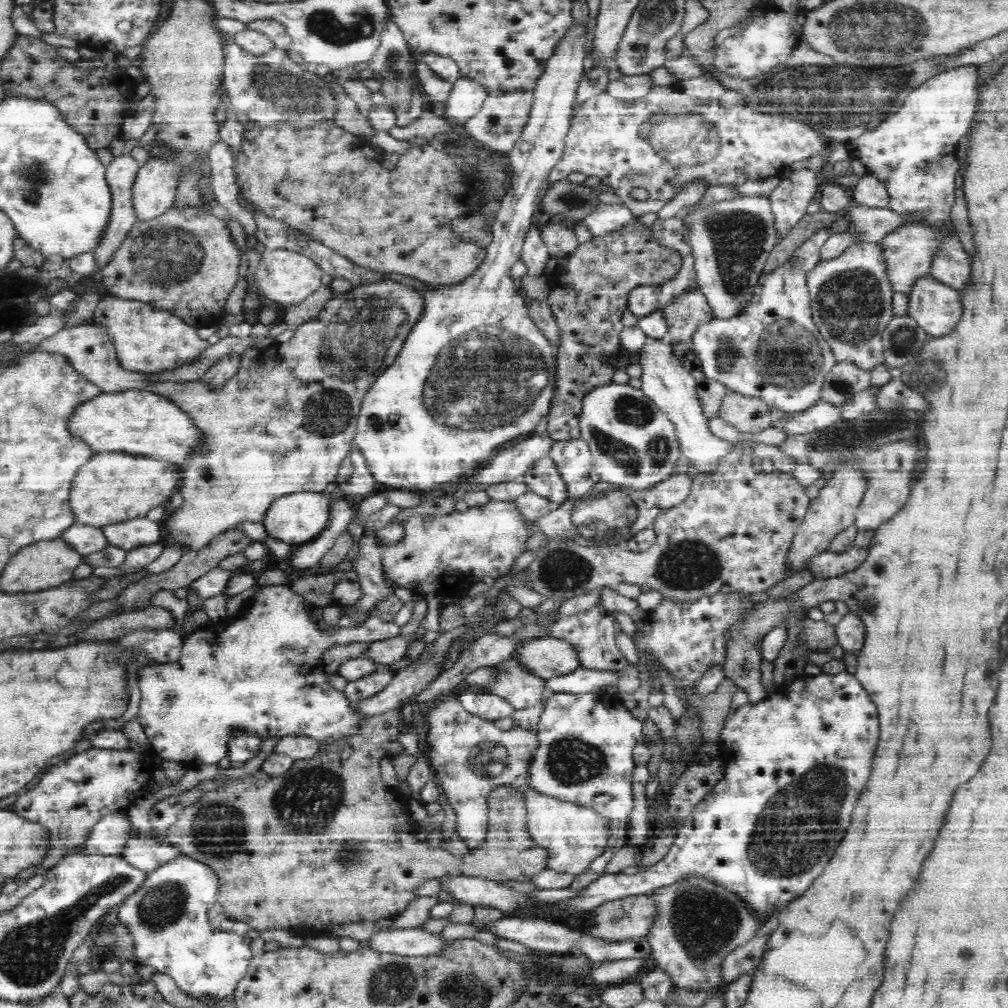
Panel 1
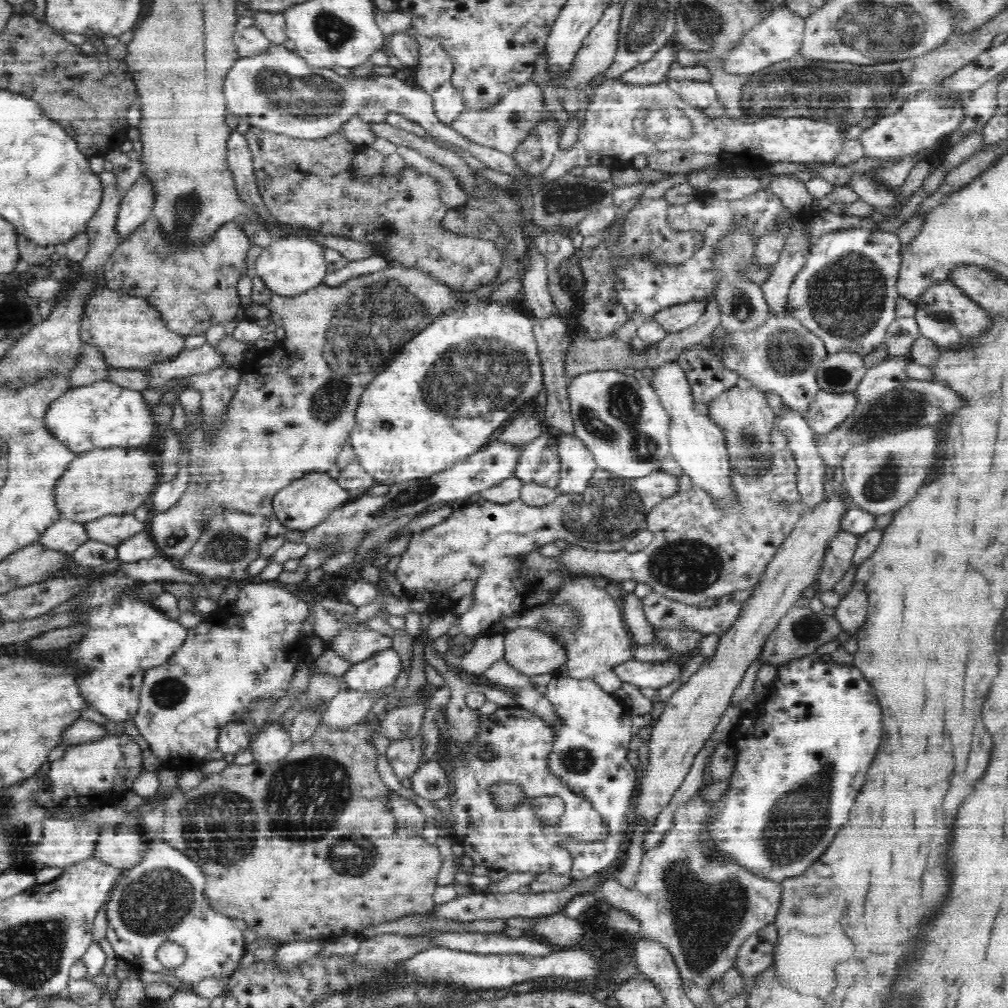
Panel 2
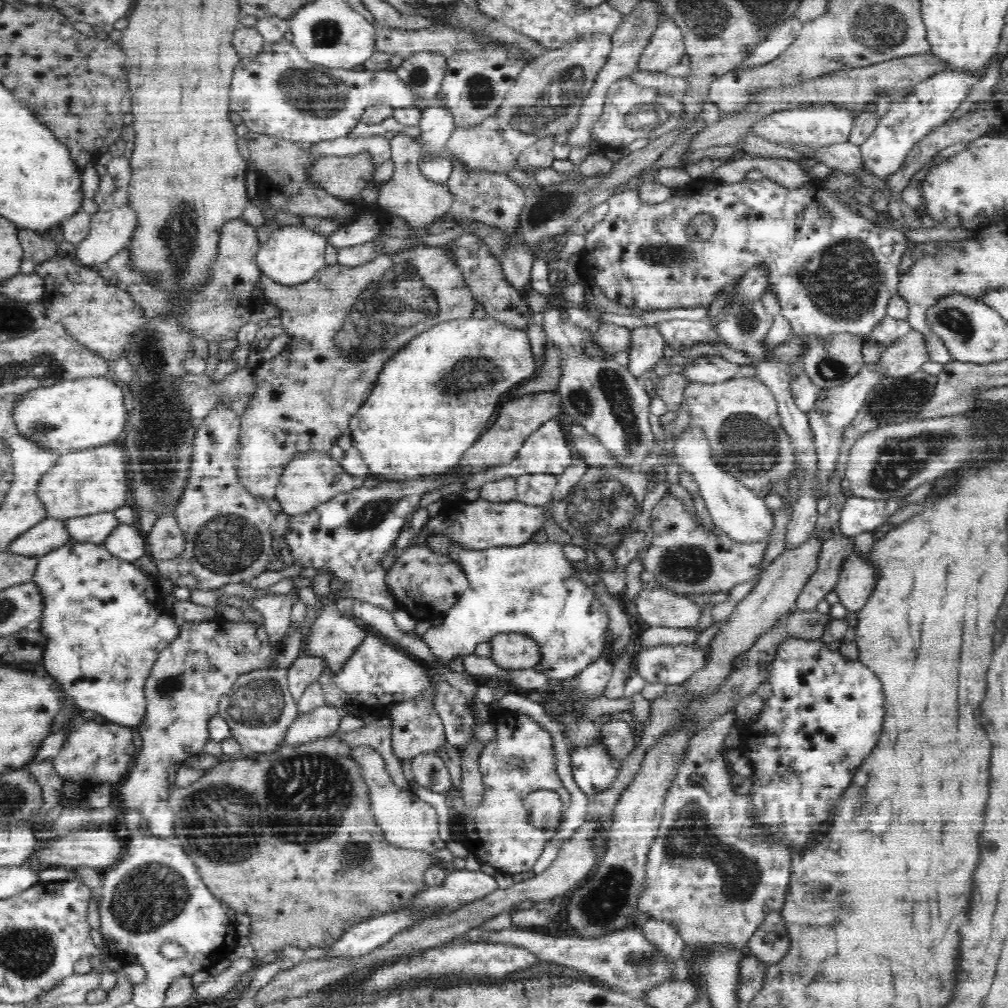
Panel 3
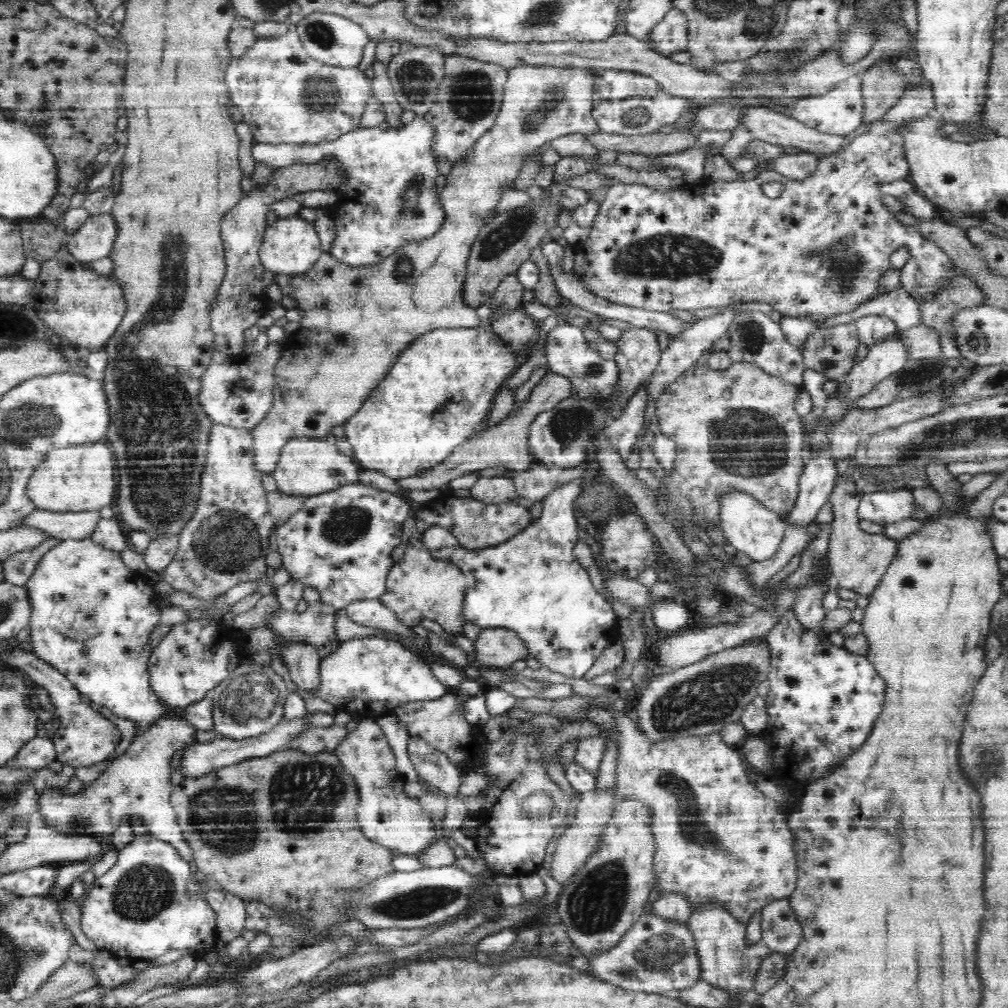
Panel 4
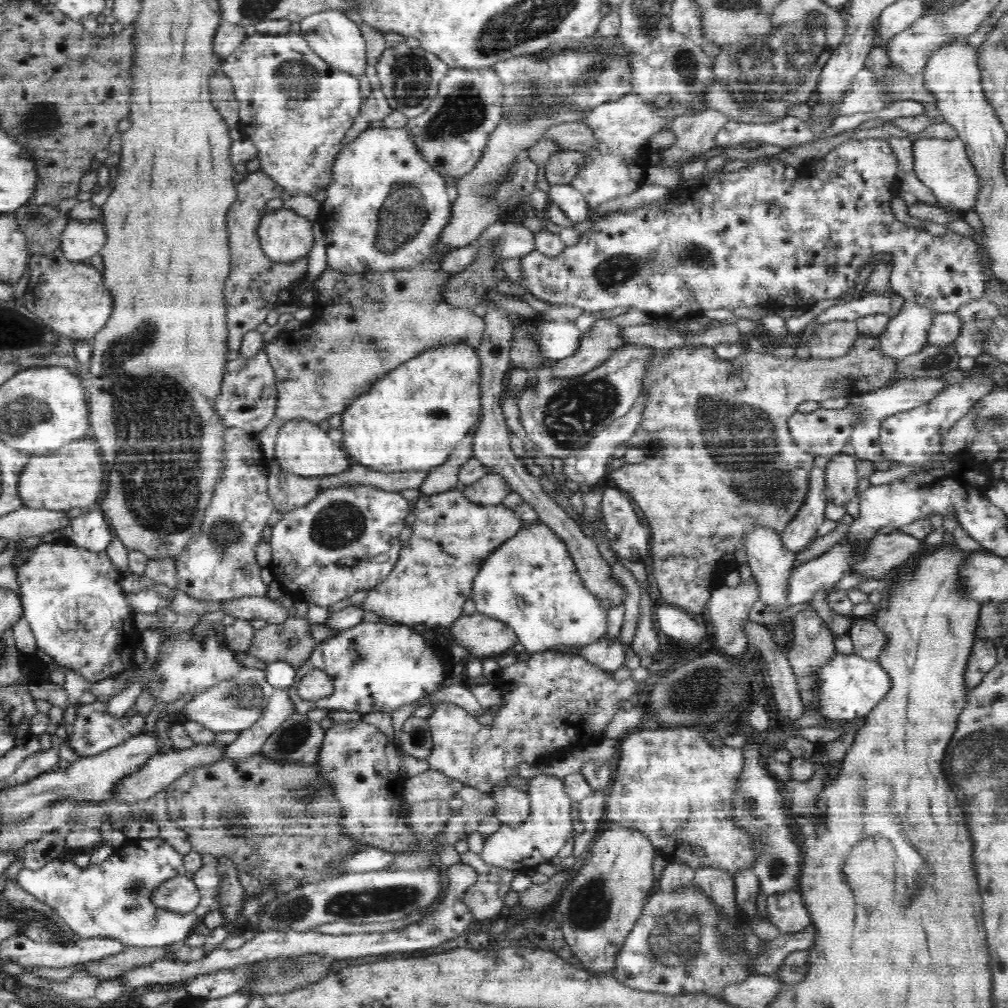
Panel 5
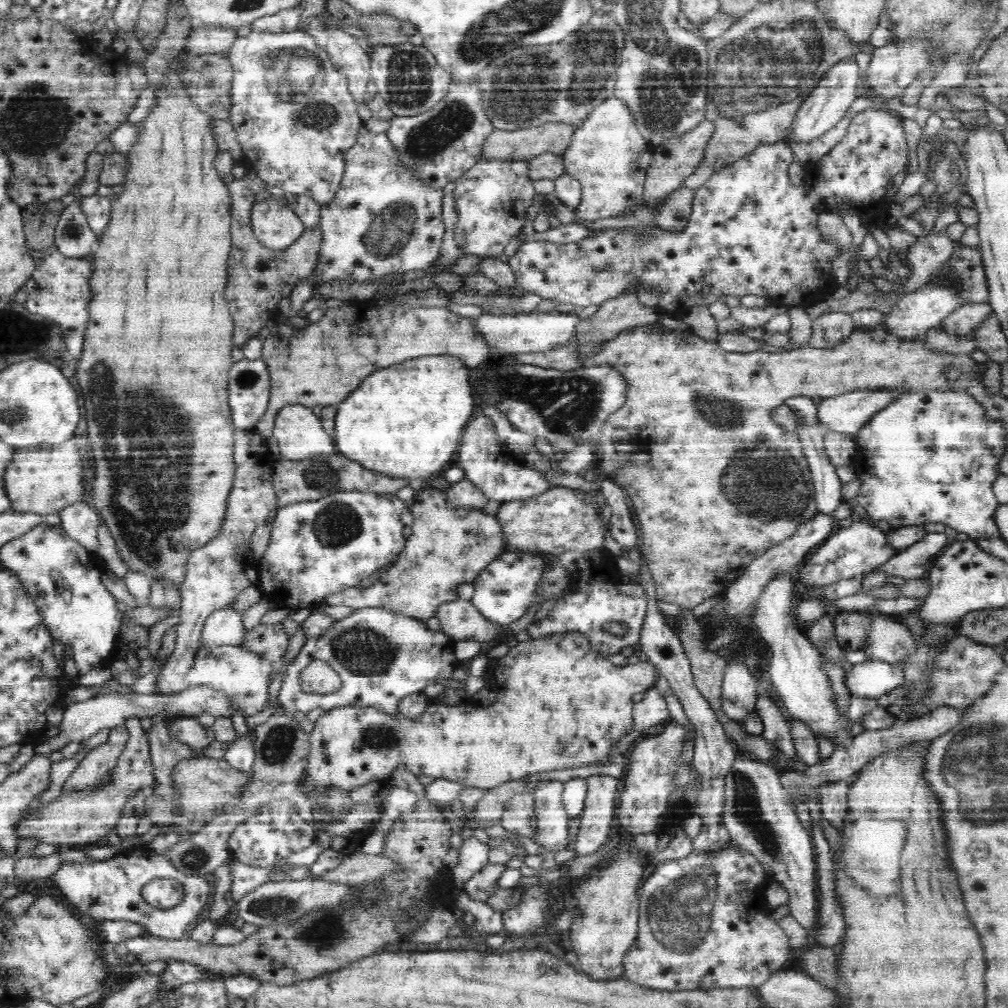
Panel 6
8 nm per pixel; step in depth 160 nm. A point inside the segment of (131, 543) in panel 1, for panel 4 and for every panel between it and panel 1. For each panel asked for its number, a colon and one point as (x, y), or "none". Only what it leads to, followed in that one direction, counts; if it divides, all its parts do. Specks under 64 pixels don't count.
2: (114, 530)
3: (95, 529)
4: (61, 526)

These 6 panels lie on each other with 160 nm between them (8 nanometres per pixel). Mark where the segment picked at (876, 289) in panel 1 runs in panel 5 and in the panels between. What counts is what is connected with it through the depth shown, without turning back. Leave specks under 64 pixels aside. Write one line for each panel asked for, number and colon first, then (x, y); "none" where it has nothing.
2: (846, 294)
3: (835, 272)
4: (819, 249)
5: (751, 237)

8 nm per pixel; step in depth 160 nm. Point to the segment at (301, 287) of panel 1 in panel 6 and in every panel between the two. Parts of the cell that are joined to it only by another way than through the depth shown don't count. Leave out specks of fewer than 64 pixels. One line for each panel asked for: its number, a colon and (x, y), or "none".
2: (289, 266)
3: (293, 255)
4: (290, 246)
5: (286, 237)
6: (275, 226)

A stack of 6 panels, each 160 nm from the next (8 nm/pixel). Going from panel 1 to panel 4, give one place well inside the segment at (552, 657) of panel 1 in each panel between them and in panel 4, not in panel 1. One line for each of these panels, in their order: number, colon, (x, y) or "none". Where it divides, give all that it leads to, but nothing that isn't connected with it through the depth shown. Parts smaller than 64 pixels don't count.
2: (530, 651)
3: (519, 651)
4: (496, 647)

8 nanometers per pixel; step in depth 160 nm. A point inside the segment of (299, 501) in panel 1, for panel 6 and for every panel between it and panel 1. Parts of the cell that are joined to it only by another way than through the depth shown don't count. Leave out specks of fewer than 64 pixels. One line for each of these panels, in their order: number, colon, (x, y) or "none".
2: (306, 504)
3: (313, 479)
4: (307, 468)
5: (305, 450)
6: (299, 432)

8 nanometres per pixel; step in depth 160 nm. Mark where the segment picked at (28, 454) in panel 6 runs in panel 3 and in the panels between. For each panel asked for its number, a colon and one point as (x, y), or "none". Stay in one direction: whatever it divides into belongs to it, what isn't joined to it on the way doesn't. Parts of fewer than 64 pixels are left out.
3: (84, 483)
4: (75, 478)
5: (72, 477)

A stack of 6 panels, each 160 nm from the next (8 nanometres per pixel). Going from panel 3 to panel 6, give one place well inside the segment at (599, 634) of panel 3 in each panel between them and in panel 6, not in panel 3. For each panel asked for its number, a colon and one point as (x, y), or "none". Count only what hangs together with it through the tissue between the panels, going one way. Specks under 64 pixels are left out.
4: (565, 623)
5: (531, 583)
6: (504, 590)

